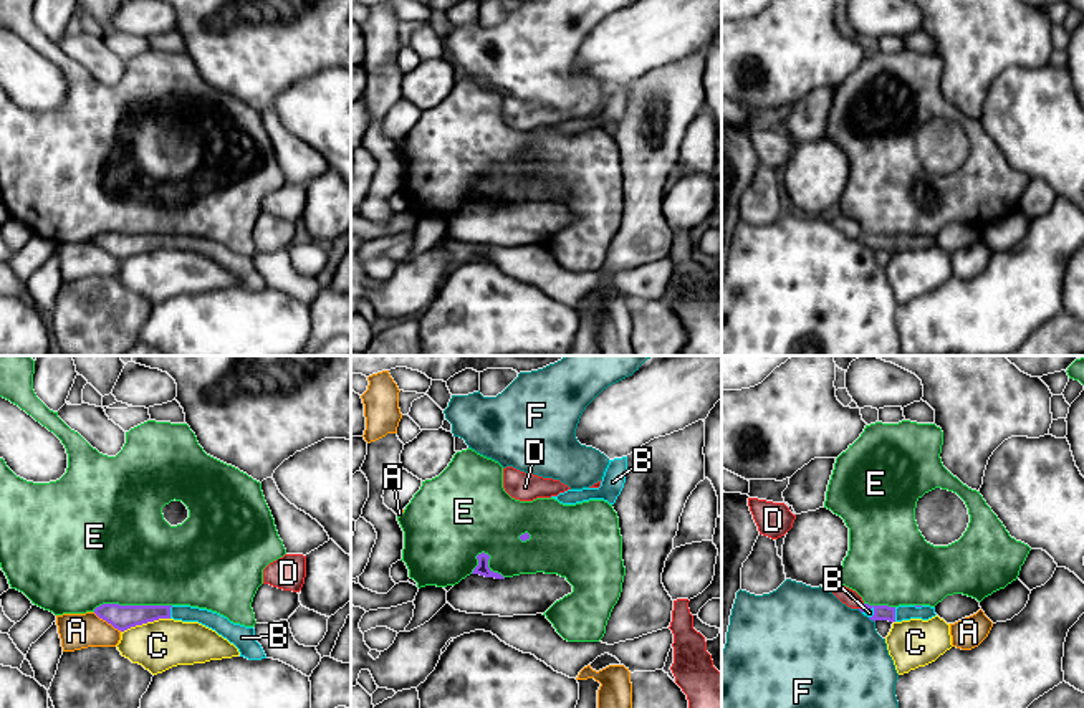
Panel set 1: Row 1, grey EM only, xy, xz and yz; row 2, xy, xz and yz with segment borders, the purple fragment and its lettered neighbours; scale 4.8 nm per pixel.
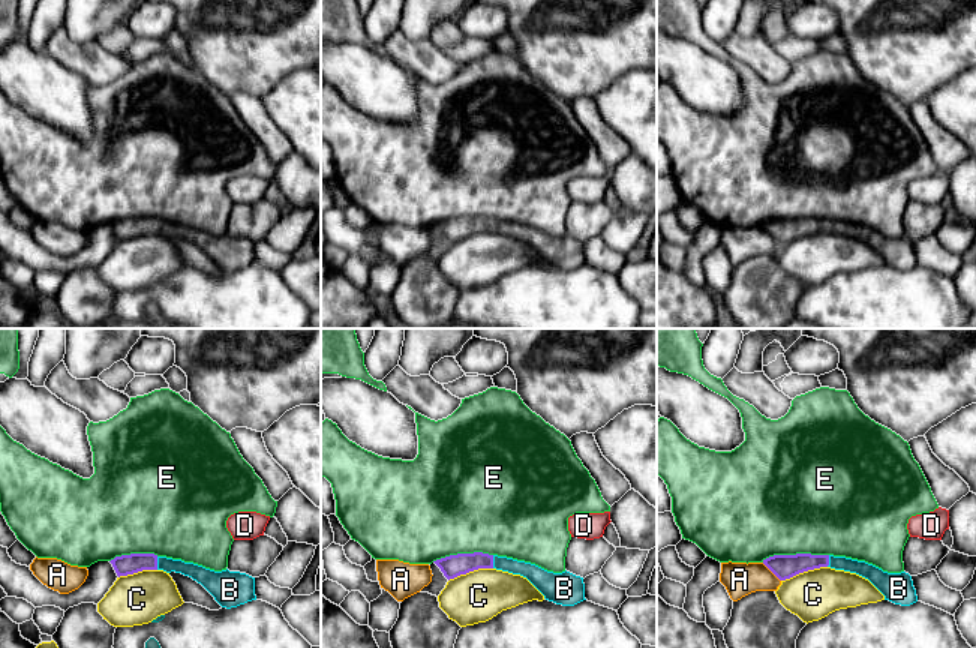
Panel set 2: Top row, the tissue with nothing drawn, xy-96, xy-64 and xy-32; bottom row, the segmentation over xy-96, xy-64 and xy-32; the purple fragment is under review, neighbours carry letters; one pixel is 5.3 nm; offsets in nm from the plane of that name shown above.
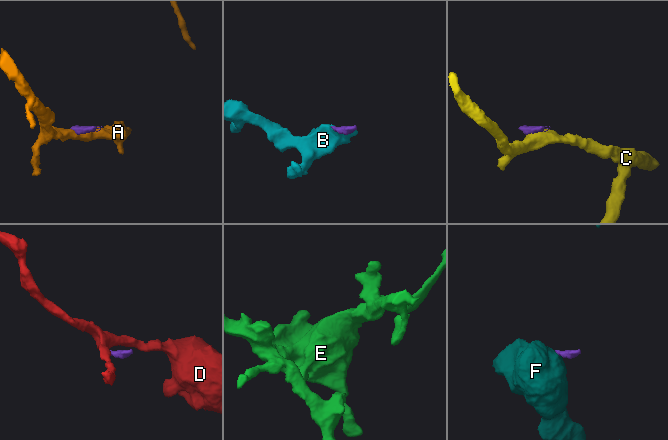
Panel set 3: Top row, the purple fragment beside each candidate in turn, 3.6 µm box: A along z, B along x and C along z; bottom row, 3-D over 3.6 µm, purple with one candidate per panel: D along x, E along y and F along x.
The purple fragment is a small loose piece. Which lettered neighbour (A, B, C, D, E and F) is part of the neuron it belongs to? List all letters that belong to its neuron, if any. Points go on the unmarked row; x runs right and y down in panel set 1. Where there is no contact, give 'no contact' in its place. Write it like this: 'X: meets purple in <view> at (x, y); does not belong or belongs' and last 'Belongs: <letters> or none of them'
A: meets purple in xy at (108, 252); does not belong
B: meets purple in yz at (894, 243); belongs
C: meets purple in xy at (144, 252); does not belong
D: meets purple in yz at (861, 235); does not belong
E: meets purple in xy at (131, 235); does not belong
F: meets purple in yz at (871, 248); does not belong
Belongs: B

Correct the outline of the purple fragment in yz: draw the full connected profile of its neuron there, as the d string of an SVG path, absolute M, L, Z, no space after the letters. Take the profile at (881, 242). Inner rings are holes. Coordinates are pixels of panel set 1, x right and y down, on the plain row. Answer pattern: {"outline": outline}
{"outline": "M862 233L859 240L874 251L875 250L902 251L910 248L928 250L937 245L935 237L930 237L930 235L889 237L889 235Z"}

